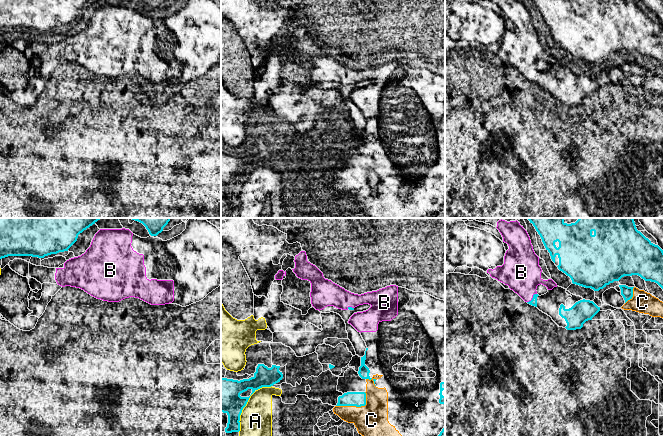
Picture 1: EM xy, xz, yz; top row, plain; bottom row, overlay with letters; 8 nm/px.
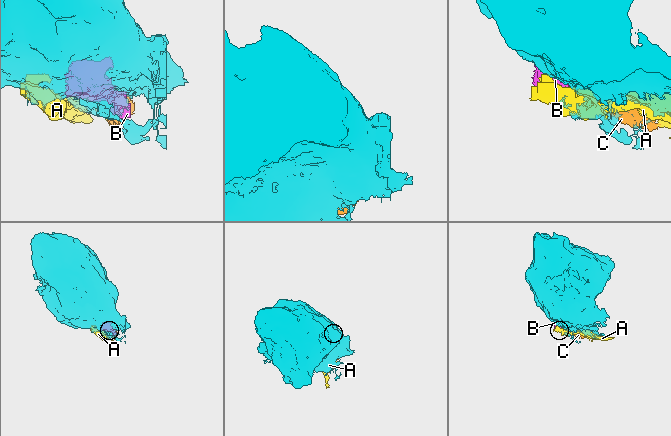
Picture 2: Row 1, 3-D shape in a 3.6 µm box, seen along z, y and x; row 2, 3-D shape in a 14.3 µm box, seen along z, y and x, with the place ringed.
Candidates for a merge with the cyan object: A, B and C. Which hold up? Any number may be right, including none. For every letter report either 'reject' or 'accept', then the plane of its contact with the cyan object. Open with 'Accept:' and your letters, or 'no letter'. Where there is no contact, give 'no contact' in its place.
Accept: no letter
A: reject; contact in xz
B: reject; contact in yz
C: reject; contact in xz

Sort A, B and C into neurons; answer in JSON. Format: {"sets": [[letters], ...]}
{"sets": [["A", "B", "C"]]}

